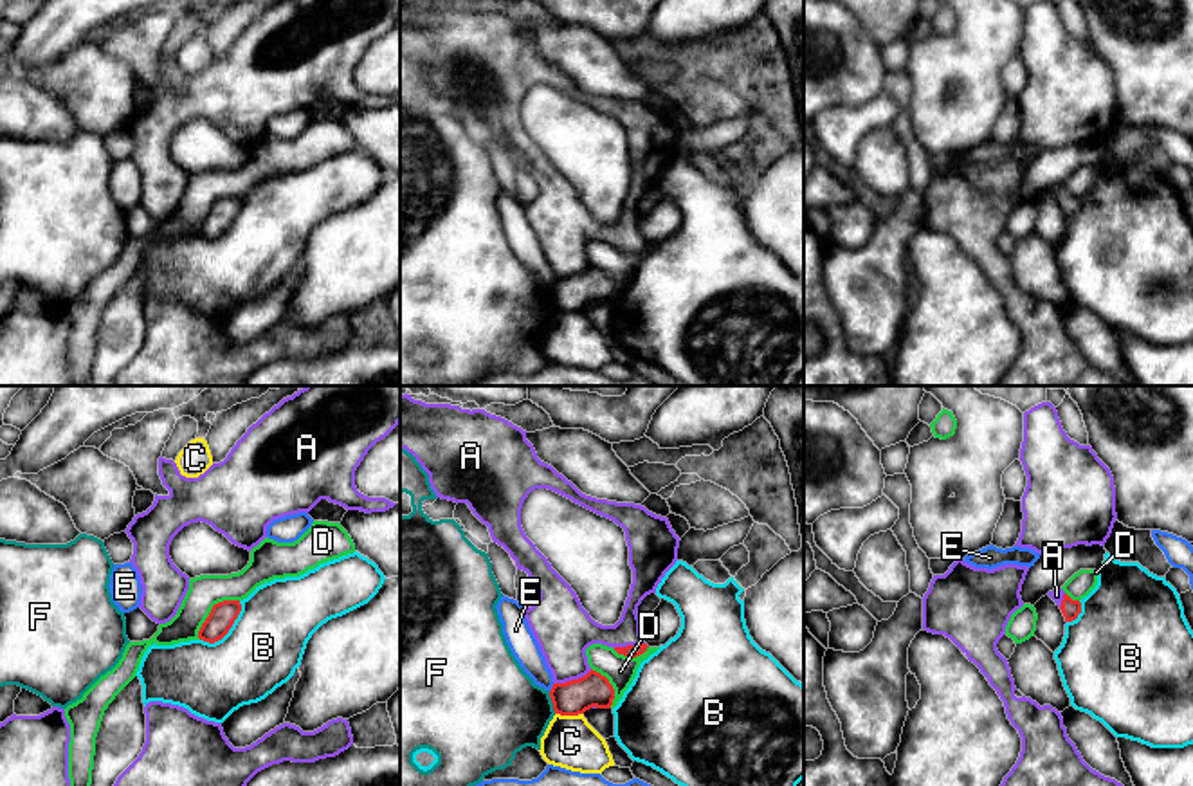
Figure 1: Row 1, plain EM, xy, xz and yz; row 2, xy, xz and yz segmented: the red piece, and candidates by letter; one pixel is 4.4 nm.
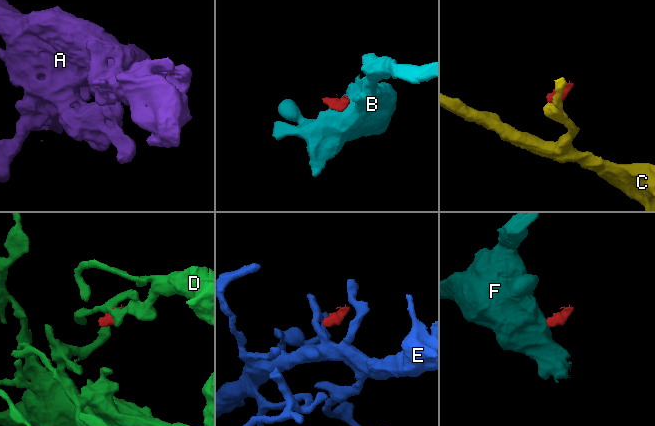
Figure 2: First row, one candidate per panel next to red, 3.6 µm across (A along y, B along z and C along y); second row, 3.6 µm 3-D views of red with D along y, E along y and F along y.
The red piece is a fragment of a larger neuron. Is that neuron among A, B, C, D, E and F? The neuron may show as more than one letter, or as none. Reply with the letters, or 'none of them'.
A

